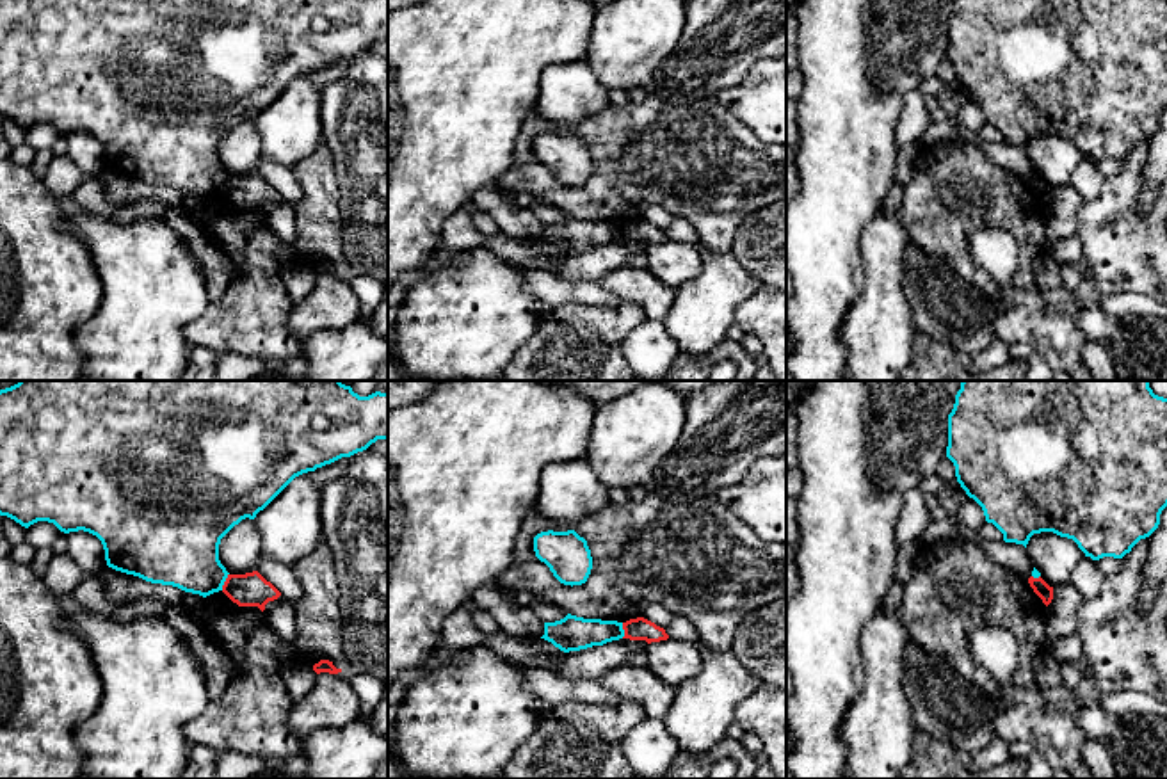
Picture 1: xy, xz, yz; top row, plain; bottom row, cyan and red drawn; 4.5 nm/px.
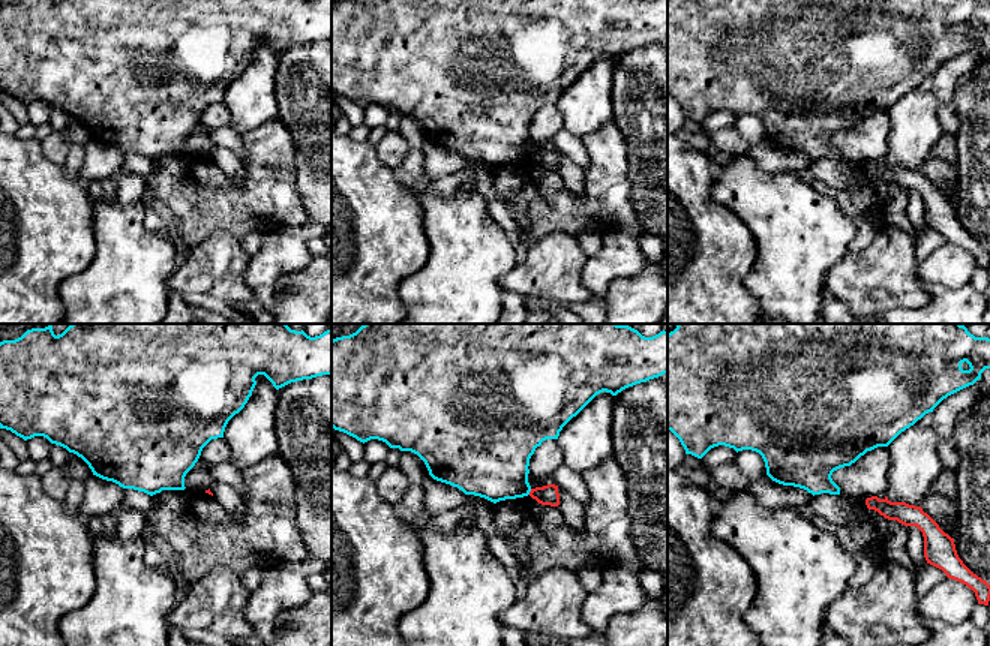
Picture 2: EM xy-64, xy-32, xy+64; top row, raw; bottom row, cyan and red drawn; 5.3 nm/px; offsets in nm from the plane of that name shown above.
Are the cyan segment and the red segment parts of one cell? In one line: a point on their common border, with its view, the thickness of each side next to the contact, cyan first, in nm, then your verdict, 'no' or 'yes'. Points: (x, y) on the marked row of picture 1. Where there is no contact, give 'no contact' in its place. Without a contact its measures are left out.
xy (225, 580) | 340/160 nm | no

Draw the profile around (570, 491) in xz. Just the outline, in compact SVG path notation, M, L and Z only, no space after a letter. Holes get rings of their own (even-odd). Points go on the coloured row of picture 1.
M580 457L548 464L541 473L535 512L573 530L582 519L612 503L608 487Z

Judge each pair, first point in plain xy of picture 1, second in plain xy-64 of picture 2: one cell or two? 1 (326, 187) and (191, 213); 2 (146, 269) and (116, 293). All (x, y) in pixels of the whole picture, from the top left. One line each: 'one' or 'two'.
1: one
2: one

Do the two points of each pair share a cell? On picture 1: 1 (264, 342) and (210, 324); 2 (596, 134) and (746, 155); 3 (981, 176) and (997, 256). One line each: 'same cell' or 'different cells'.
1: same cell
2: same cell
3: different cells

